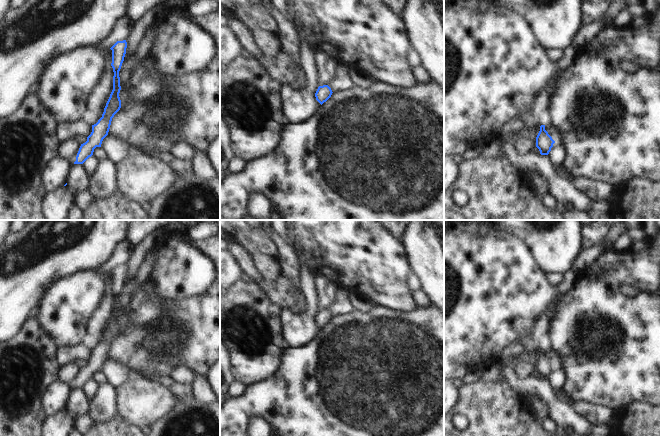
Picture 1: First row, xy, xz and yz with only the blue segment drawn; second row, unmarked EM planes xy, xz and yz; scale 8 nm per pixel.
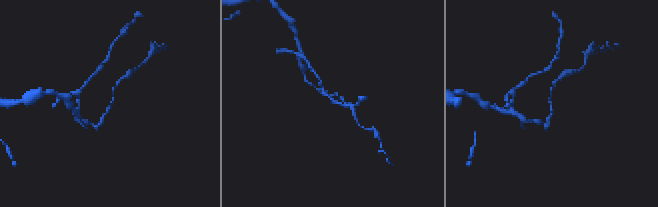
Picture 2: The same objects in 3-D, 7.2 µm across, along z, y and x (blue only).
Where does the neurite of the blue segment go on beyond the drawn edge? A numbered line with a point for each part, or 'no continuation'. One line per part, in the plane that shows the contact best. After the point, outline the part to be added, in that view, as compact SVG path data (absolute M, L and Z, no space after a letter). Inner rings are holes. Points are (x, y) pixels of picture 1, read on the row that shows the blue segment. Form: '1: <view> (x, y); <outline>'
no continuation

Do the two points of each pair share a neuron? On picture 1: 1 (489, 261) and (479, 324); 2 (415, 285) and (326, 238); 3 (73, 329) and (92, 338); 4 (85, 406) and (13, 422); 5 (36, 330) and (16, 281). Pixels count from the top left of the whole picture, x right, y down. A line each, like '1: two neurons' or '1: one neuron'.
1: one neuron
2: two neurons
3: two neurons
4: two neurons
5: two neurons

